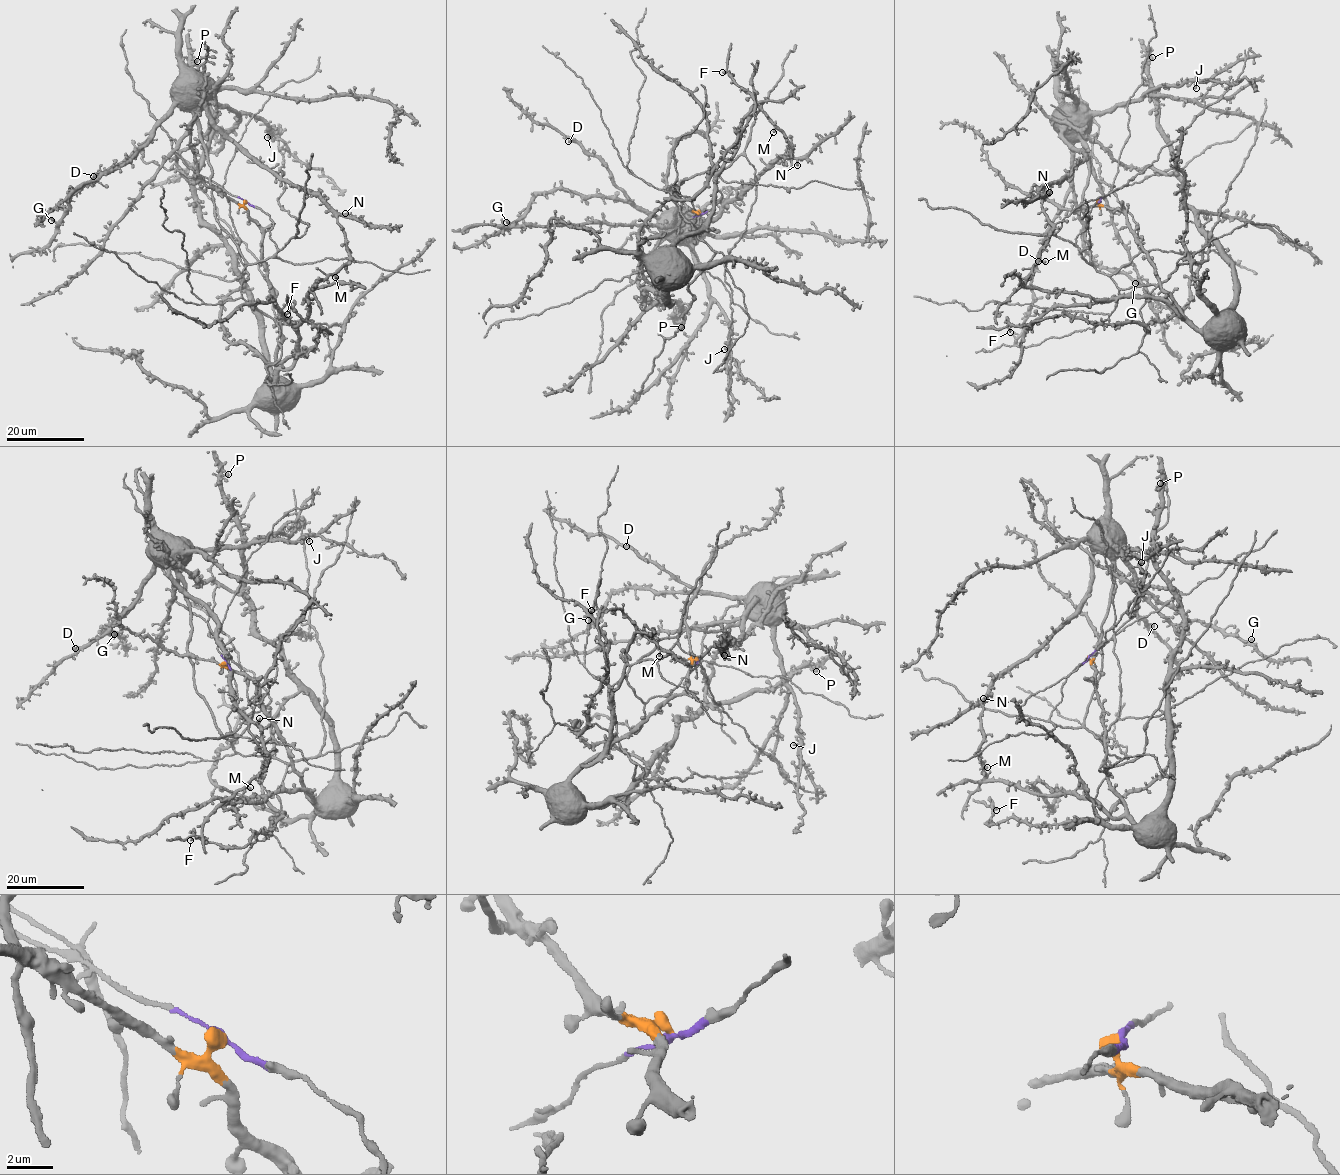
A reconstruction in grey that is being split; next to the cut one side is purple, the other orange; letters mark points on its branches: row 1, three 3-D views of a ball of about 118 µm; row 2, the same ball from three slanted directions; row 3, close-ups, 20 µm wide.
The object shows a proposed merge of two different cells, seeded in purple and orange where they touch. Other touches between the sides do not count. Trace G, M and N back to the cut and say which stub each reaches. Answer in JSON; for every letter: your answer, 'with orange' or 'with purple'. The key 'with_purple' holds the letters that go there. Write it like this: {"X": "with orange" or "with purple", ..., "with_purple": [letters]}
{"G": "with purple", "M": "with purple", "N": "with purple", "with_purple": ["G", "M", "N"]}

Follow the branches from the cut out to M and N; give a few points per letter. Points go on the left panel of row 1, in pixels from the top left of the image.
M: (246, 201), (201, 176), (174, 152), (200, 101), (247, 155), (302, 186), (335, 215), (350, 259), (335, 277)
N: (246, 201), (201, 176), (174, 152), (200, 101), (247, 155), (345, 213)

